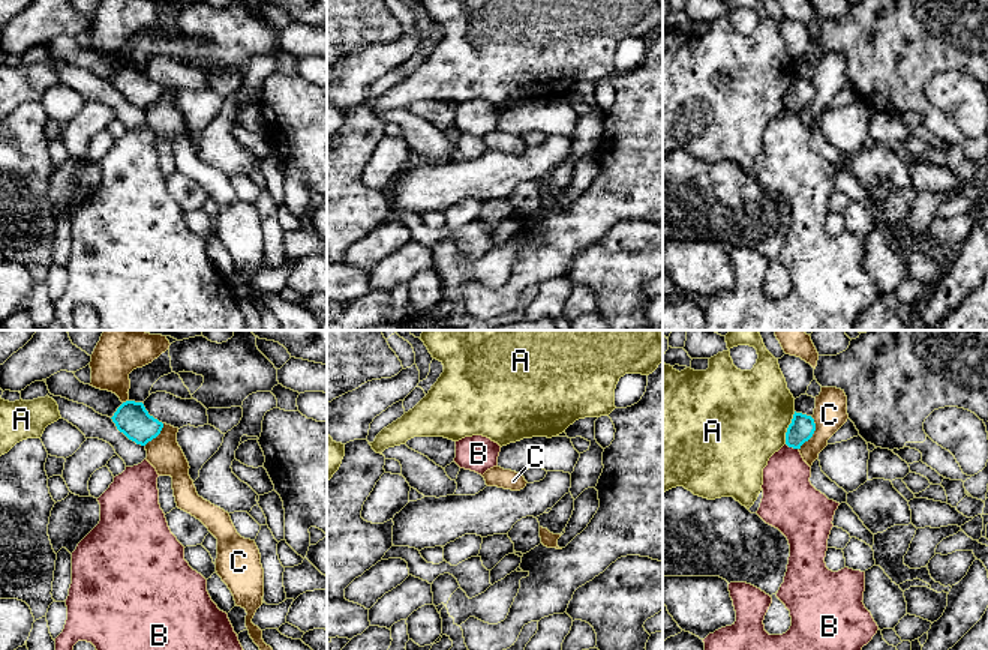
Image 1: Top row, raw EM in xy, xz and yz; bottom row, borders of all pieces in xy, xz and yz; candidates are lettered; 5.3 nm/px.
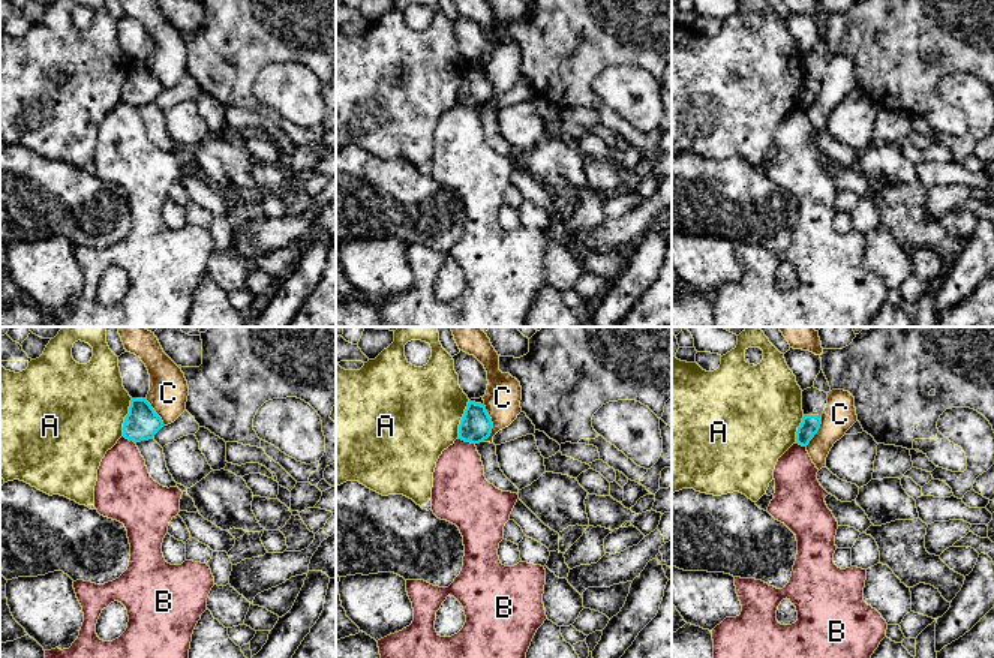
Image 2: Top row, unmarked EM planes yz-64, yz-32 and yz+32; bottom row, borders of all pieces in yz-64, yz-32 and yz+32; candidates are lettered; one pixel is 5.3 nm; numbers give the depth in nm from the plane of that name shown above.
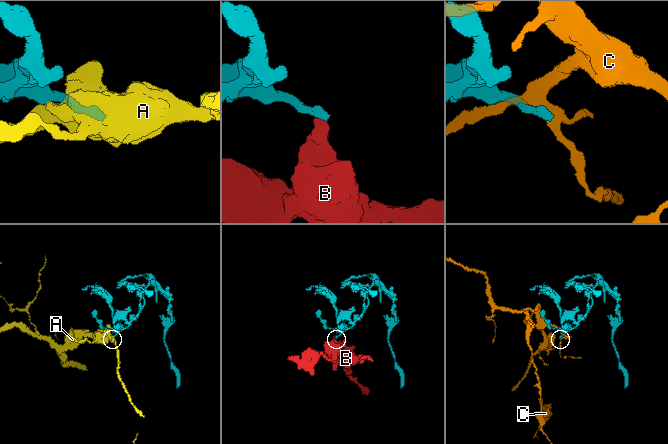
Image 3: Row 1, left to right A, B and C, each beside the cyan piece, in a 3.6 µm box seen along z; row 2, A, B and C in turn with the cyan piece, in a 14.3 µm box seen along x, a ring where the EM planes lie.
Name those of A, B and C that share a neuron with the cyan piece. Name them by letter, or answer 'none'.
none

